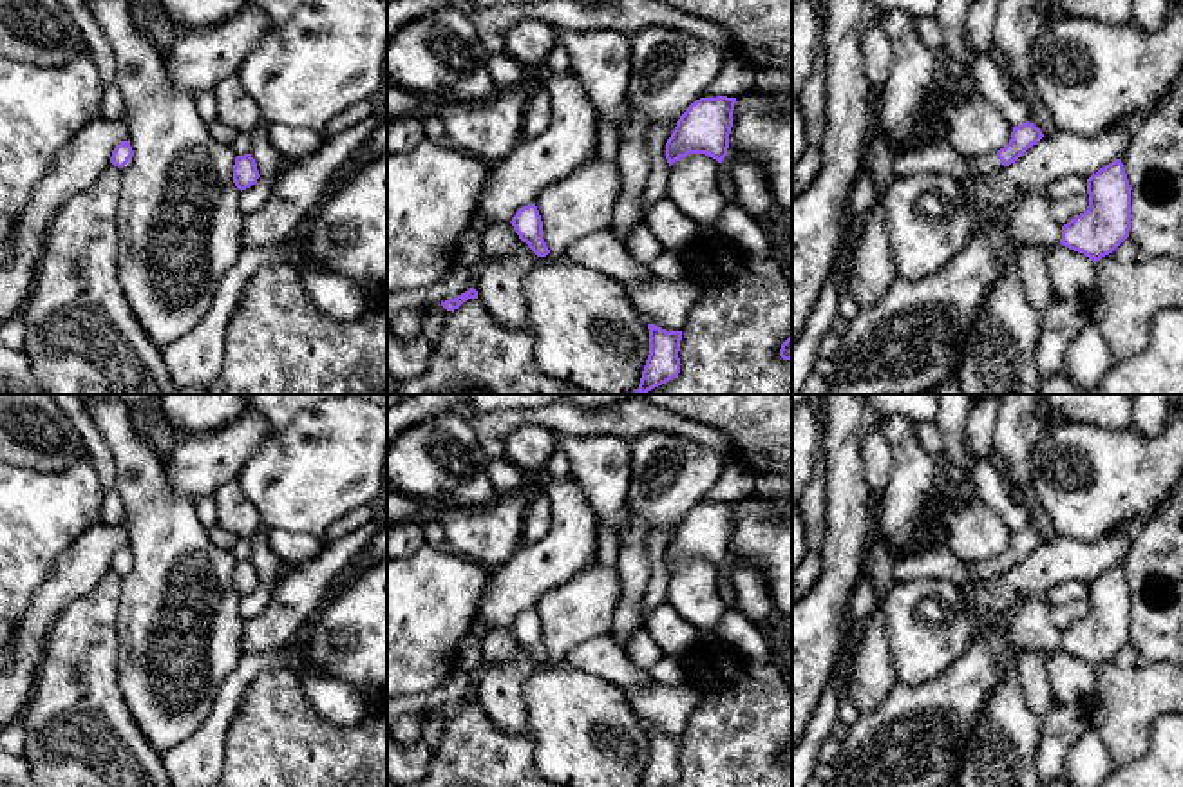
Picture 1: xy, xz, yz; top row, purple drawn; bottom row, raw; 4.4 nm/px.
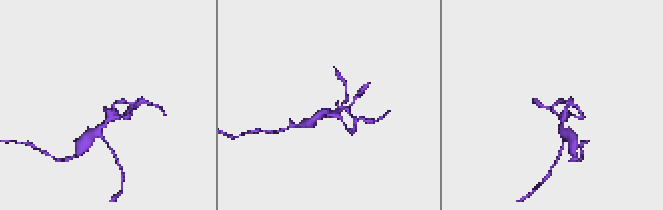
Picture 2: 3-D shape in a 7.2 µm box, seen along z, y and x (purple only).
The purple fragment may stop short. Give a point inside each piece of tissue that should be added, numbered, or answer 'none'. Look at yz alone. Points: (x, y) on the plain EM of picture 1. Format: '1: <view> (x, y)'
1: yz (939, 561)

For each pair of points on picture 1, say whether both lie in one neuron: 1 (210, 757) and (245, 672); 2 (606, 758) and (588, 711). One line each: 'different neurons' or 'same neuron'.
1: same neuron
2: same neuron

